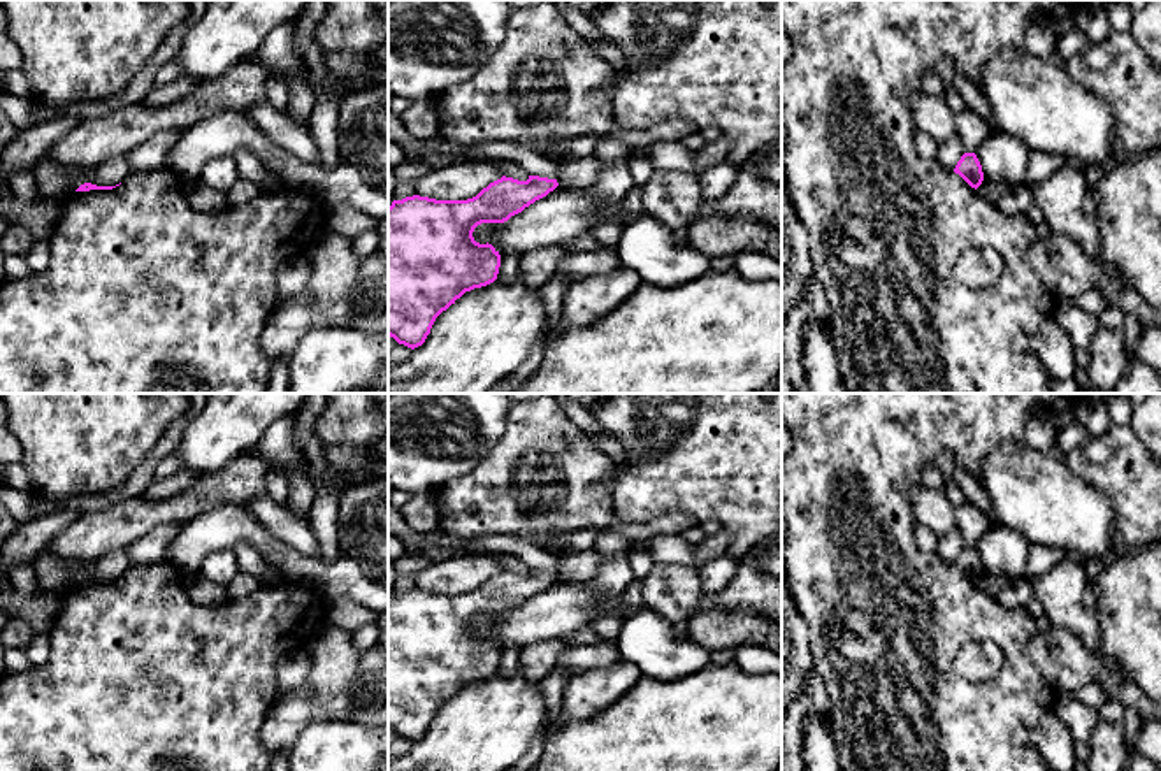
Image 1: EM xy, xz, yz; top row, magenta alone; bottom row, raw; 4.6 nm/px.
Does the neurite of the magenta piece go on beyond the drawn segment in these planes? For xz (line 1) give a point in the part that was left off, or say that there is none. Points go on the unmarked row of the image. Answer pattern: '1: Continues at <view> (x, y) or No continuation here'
1: No continuation here

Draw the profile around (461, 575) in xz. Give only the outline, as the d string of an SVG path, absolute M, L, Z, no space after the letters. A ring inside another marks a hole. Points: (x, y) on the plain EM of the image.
M474 553L432 562L416 574L416 588L436 594L467 594L501 573L502 562L494 553Z

